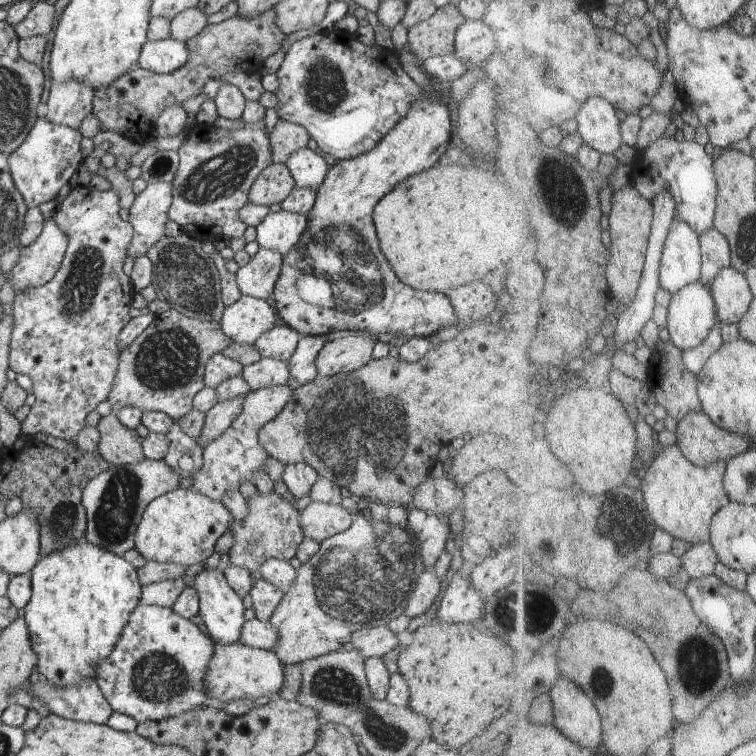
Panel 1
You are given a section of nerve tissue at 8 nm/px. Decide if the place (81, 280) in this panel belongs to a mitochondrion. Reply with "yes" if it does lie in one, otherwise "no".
yes

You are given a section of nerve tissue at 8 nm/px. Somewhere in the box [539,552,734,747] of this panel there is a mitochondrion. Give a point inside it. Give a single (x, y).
(703, 669)

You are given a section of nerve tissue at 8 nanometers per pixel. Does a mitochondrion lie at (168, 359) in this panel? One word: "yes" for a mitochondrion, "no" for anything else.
yes

